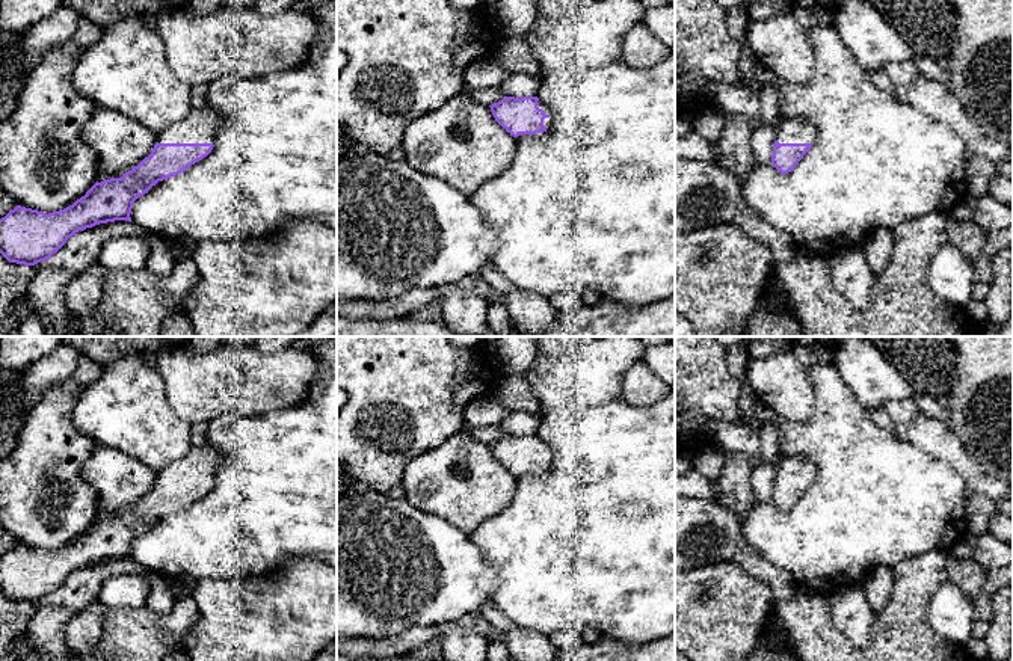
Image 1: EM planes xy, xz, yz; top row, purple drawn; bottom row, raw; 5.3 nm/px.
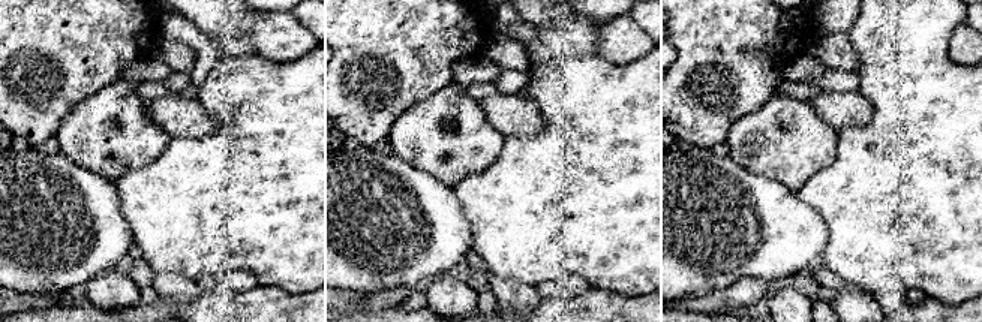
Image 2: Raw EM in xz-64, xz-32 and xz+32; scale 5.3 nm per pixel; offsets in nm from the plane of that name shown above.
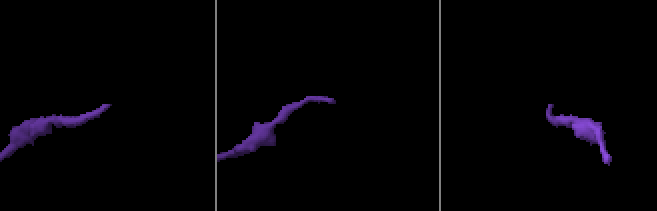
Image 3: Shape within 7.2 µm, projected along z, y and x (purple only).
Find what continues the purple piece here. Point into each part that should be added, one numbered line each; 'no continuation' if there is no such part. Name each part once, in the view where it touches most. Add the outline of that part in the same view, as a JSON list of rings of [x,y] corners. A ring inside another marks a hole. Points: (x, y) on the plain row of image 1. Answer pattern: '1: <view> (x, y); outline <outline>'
1: xz (547, 448); outline [[[537,439],[537,445],[542,447],[543,451],[547,453],[547,456],[543,457],[543,463],[547,465],[547,468],[543,471],[536,471],[536,472],[519,472],[518,475],[515,475],[516,478],[524,478],[525,475],[530,475],[530,474],[545,474],[547,471],[550,471],[550,466],[553,462],[551,447],[547,445],[542,439]]]

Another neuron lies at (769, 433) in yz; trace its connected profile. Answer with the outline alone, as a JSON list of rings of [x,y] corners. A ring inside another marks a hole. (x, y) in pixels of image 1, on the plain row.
[[[762,424],[758,430],[759,430],[759,438],[761,438],[759,457],[771,463],[773,466],[776,466],[781,430],[774,424]]]

